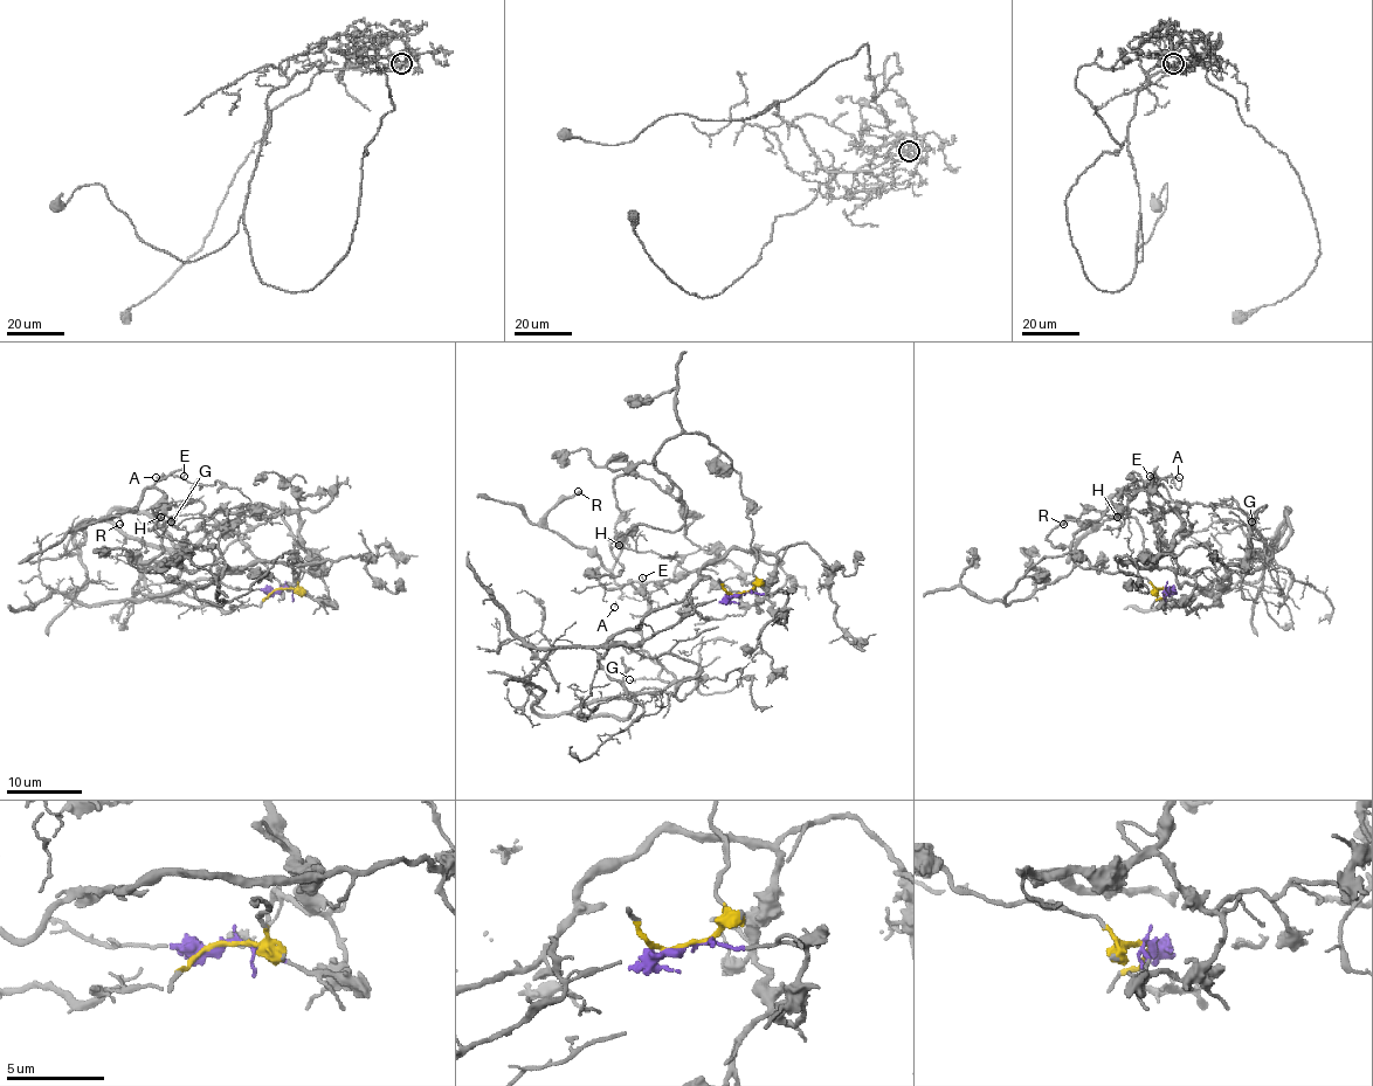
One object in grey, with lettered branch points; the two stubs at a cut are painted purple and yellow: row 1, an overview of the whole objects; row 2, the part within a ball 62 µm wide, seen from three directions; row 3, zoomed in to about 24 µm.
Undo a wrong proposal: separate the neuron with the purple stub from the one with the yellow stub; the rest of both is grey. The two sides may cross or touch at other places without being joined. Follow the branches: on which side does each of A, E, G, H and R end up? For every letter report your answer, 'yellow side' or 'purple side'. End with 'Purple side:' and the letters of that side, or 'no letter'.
A: yellow side
E: yellow side
G: purple side
H: yellow side
R: yellow side
Purple side: G

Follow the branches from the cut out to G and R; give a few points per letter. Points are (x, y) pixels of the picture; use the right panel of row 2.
G: (1164, 587), (1181, 602), (1196, 583), (1170, 554), (1120, 562), (1213, 594), (1267, 553), (1251, 523)
R: (1164, 589), (1071, 553), (1042, 557), (1008, 604), (1073, 568), (1054, 528), (1142, 489), (1097, 524), (1063, 524)

